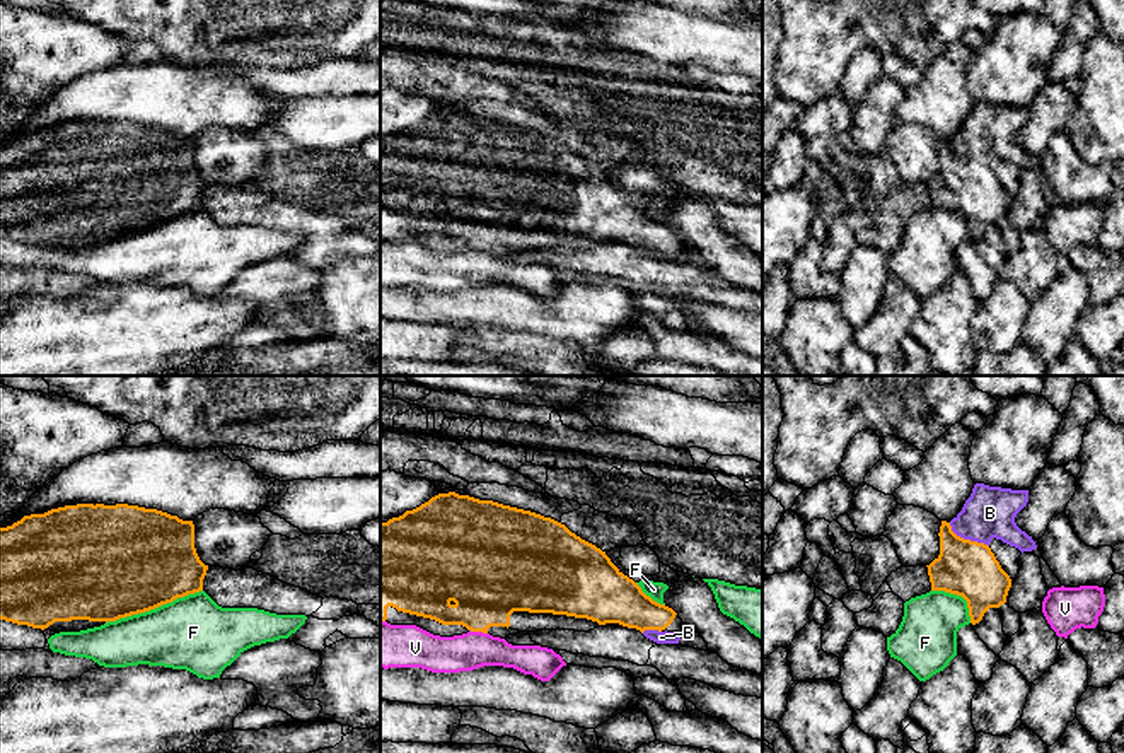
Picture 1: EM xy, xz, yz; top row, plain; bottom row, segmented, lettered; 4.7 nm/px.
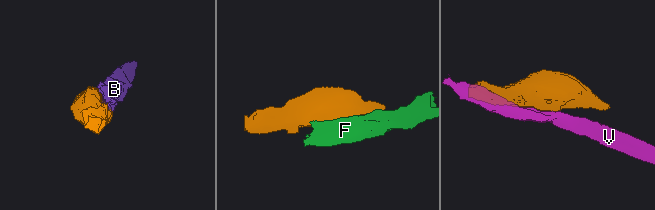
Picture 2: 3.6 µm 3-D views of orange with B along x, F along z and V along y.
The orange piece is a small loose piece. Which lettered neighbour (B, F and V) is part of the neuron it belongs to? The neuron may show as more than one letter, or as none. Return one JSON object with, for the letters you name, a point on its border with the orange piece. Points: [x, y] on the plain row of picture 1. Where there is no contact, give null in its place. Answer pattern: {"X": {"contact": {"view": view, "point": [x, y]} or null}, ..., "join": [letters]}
{"B": {"contact": {"view": "yz", "point": [967, 157]}}, "join": ["B"]}

